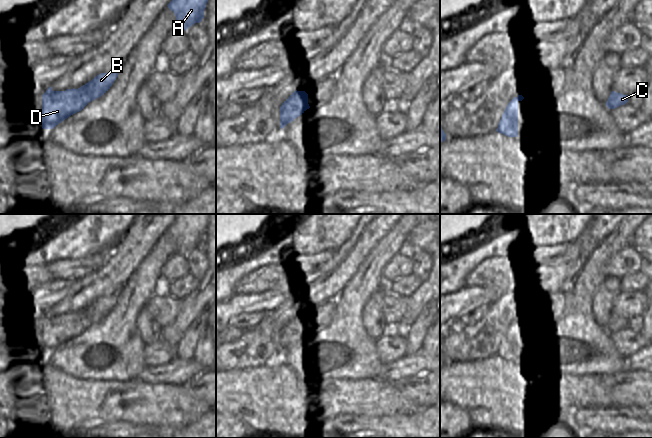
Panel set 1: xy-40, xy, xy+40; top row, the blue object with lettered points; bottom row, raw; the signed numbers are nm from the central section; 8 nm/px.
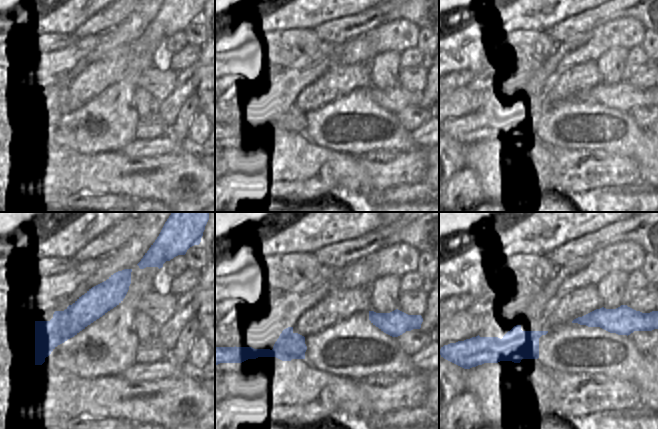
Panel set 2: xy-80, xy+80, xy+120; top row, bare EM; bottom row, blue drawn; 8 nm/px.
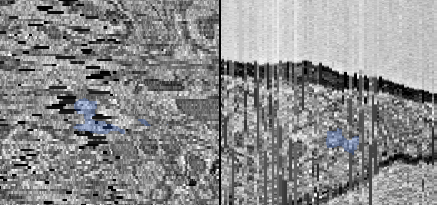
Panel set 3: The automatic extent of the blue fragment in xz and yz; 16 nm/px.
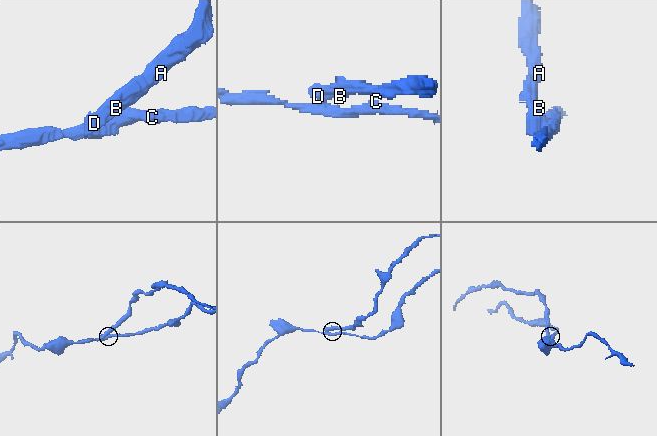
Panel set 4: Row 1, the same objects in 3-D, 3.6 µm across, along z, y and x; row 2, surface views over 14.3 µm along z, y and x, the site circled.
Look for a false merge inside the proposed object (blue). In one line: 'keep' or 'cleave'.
cleave

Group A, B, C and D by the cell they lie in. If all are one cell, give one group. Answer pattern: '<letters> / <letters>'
A B D / C

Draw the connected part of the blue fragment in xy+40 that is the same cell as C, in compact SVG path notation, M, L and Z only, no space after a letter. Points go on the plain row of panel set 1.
M612 315L606 326L606 330L609 333L615 333L621 329L625 329L627 326L628 326L628 319L623 319L621 317Z

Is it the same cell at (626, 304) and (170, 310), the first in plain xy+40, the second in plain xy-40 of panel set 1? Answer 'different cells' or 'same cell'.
same cell

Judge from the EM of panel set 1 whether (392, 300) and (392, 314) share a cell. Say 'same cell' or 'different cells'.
same cell

